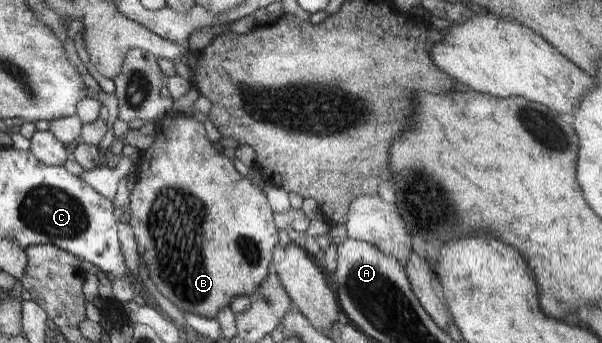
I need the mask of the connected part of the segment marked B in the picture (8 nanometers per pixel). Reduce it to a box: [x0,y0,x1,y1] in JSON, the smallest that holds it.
[129,112,277,318]

